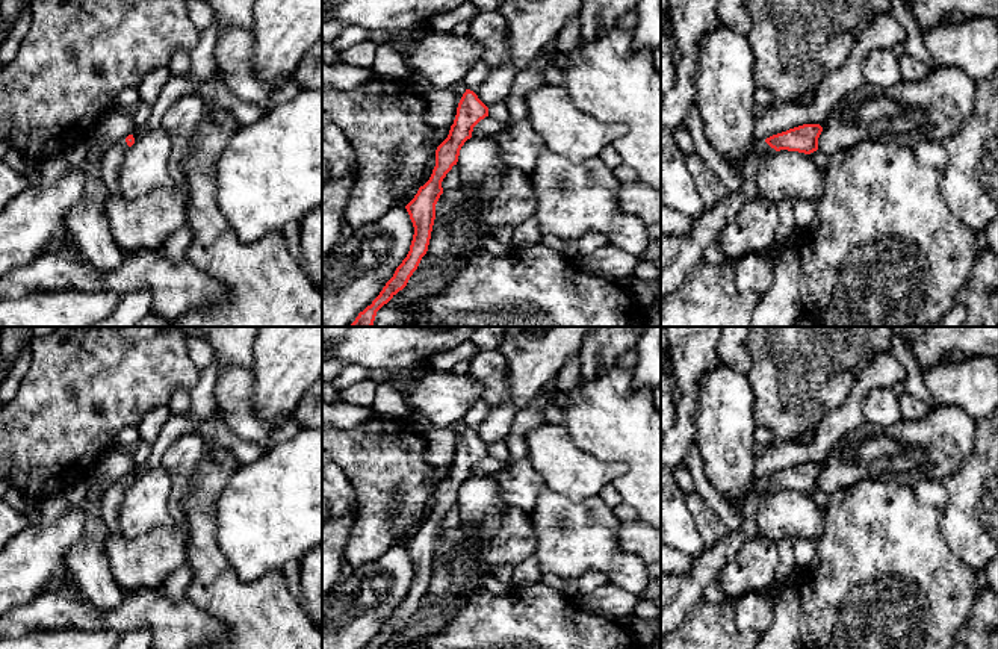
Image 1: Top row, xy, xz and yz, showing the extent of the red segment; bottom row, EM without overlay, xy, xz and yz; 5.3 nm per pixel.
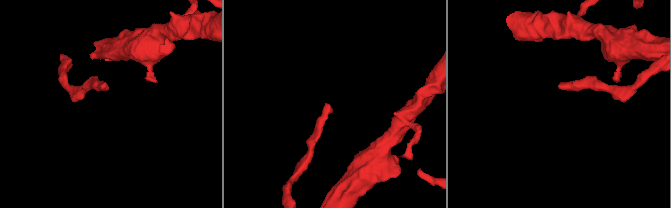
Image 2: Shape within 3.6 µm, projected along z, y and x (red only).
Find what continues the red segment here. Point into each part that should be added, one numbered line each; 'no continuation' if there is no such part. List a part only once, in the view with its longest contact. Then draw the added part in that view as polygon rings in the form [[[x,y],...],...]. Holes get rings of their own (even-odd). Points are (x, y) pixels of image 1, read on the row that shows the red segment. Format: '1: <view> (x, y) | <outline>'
1: yz (679, 254) | [[[756,139],[739,172],[739,191],[729,192],[711,210],[703,212],[688,234],[661,234],[661,300],[685,281],[703,259],[705,248],[717,241],[720,231],[736,218],[742,206],[759,198],[758,171],[762,160],[774,153],[765,139]]]

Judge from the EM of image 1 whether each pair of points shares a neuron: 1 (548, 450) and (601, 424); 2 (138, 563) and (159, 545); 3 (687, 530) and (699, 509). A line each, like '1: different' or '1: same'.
1: different
2: same
3: different

